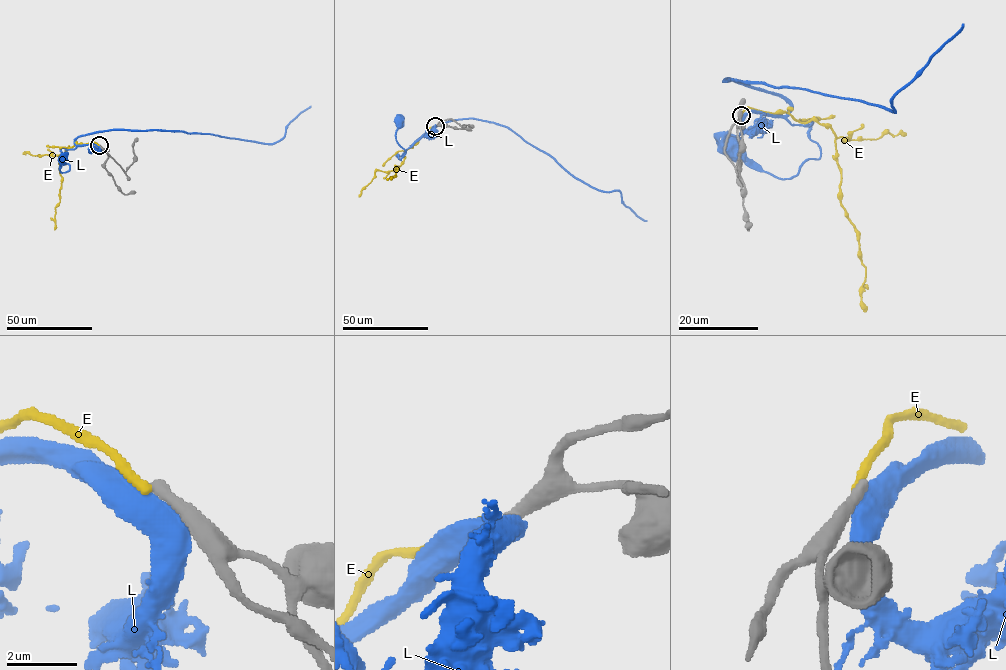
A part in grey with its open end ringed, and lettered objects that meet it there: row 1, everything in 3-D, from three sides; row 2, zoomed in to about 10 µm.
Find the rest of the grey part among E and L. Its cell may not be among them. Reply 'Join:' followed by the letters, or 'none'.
Join: none

